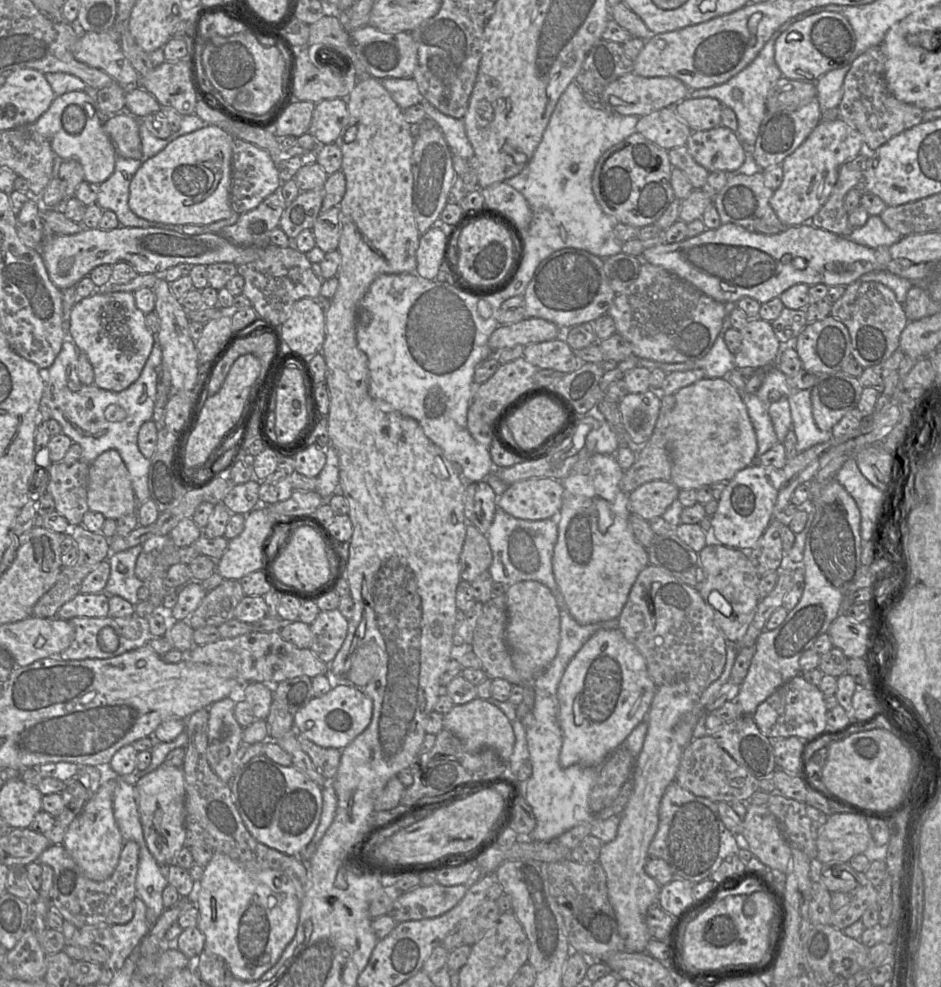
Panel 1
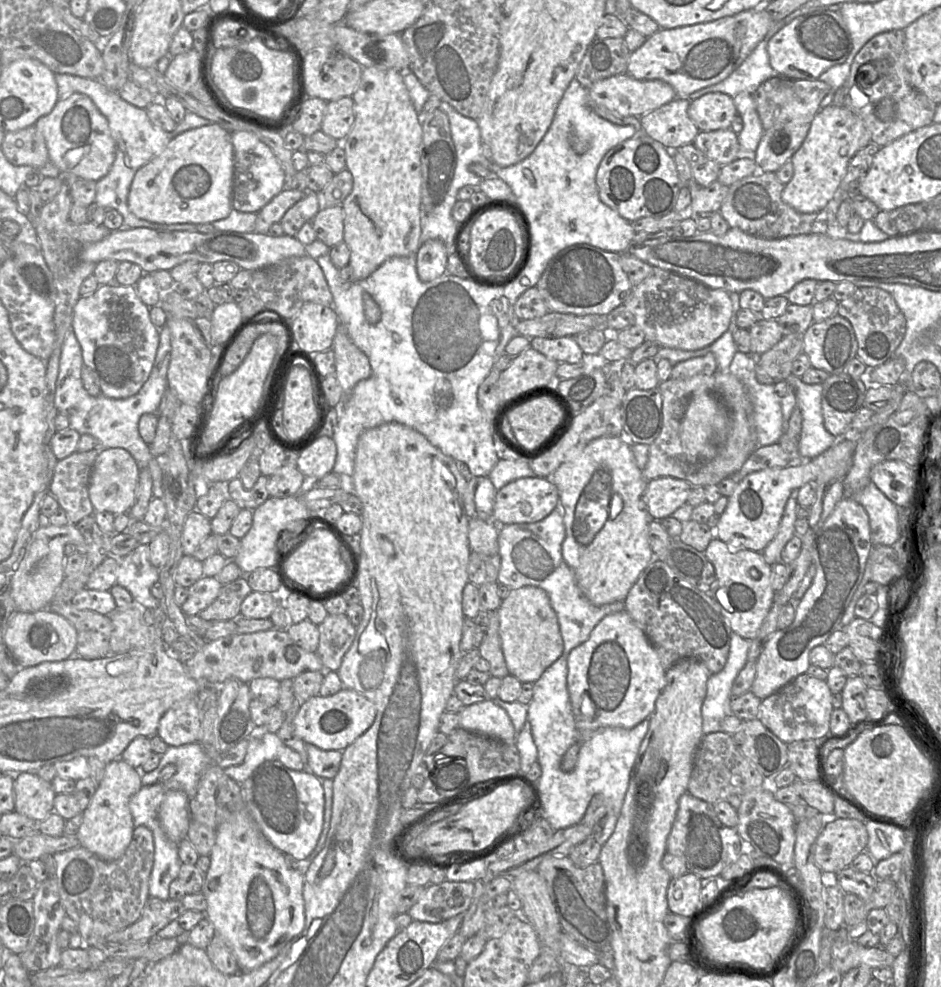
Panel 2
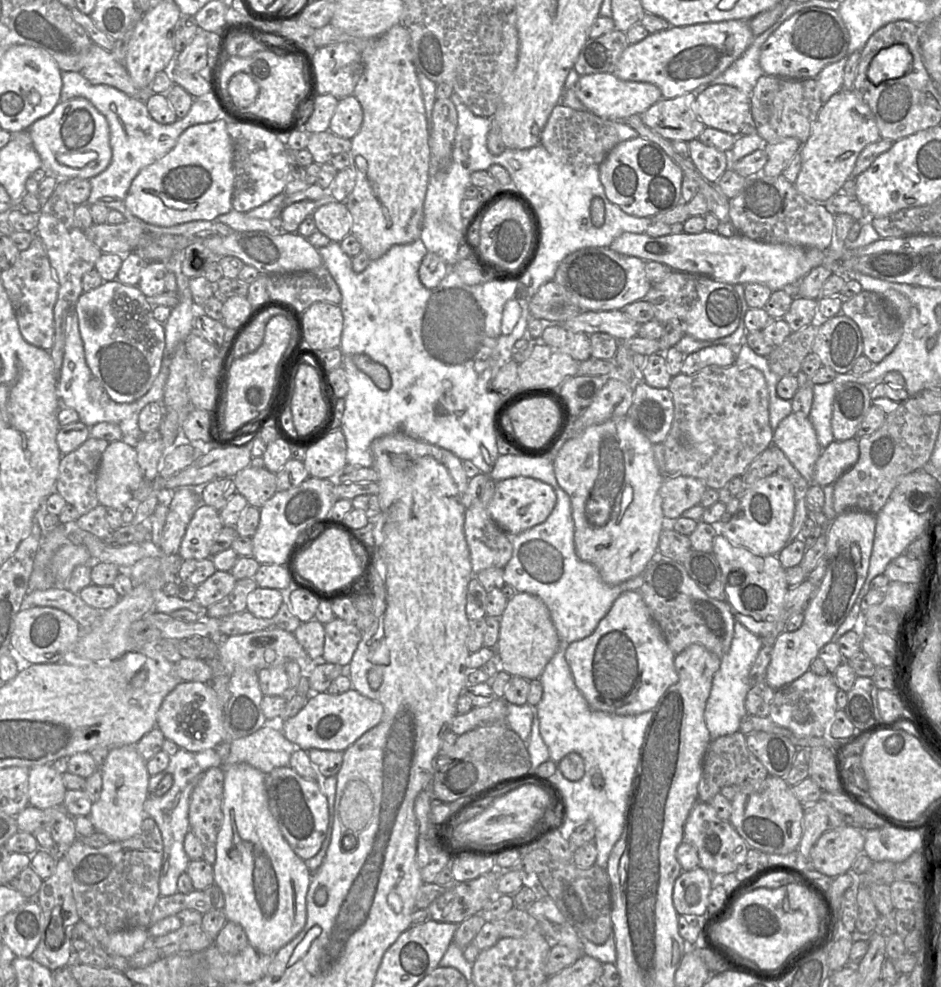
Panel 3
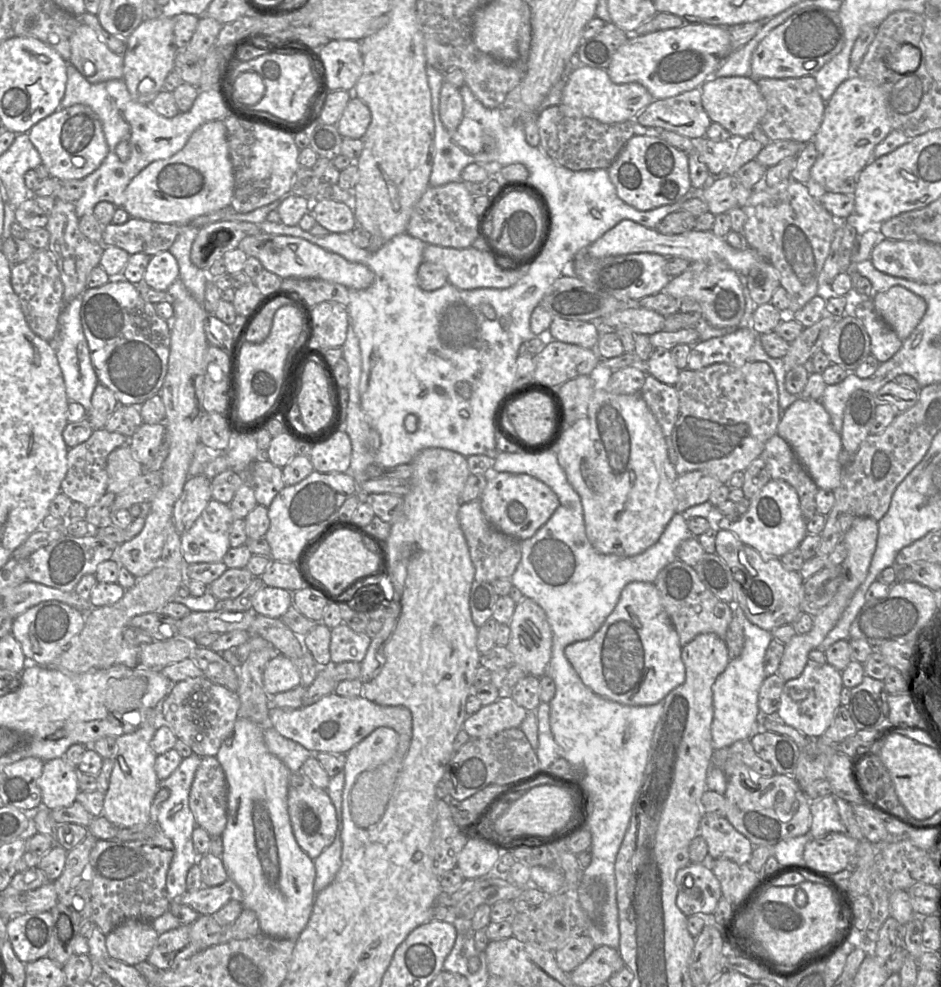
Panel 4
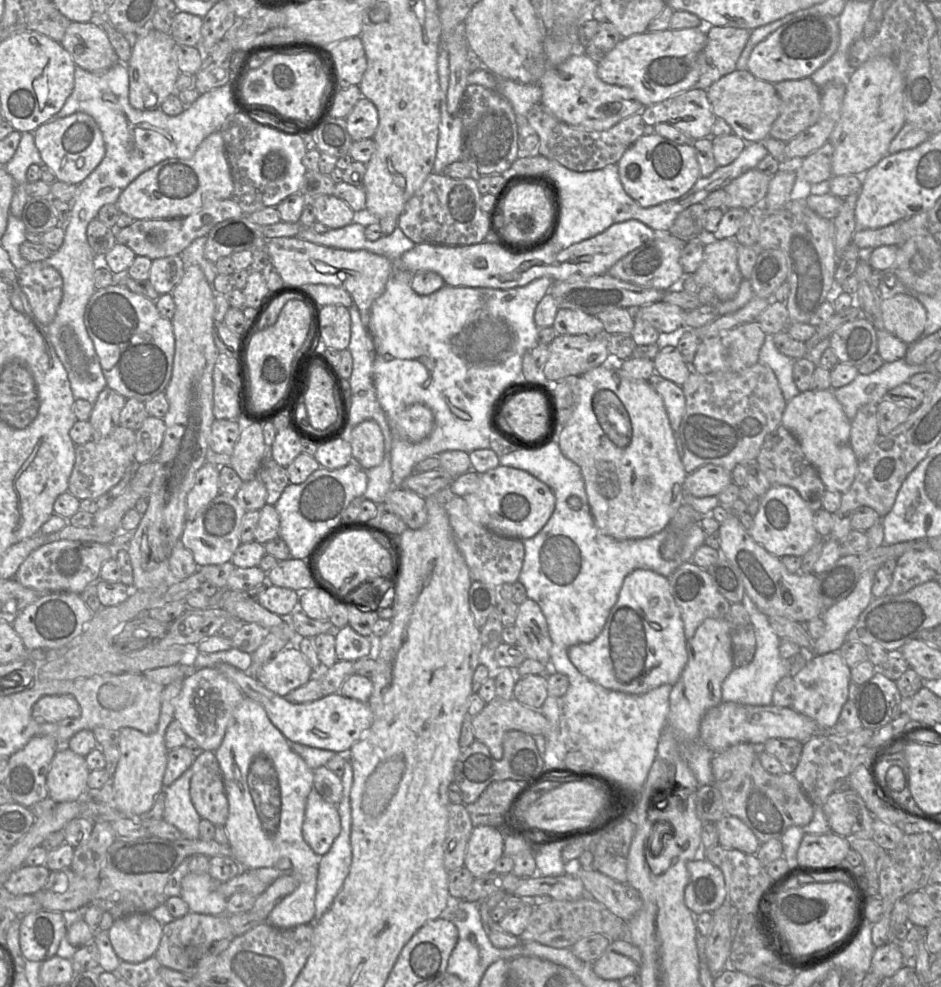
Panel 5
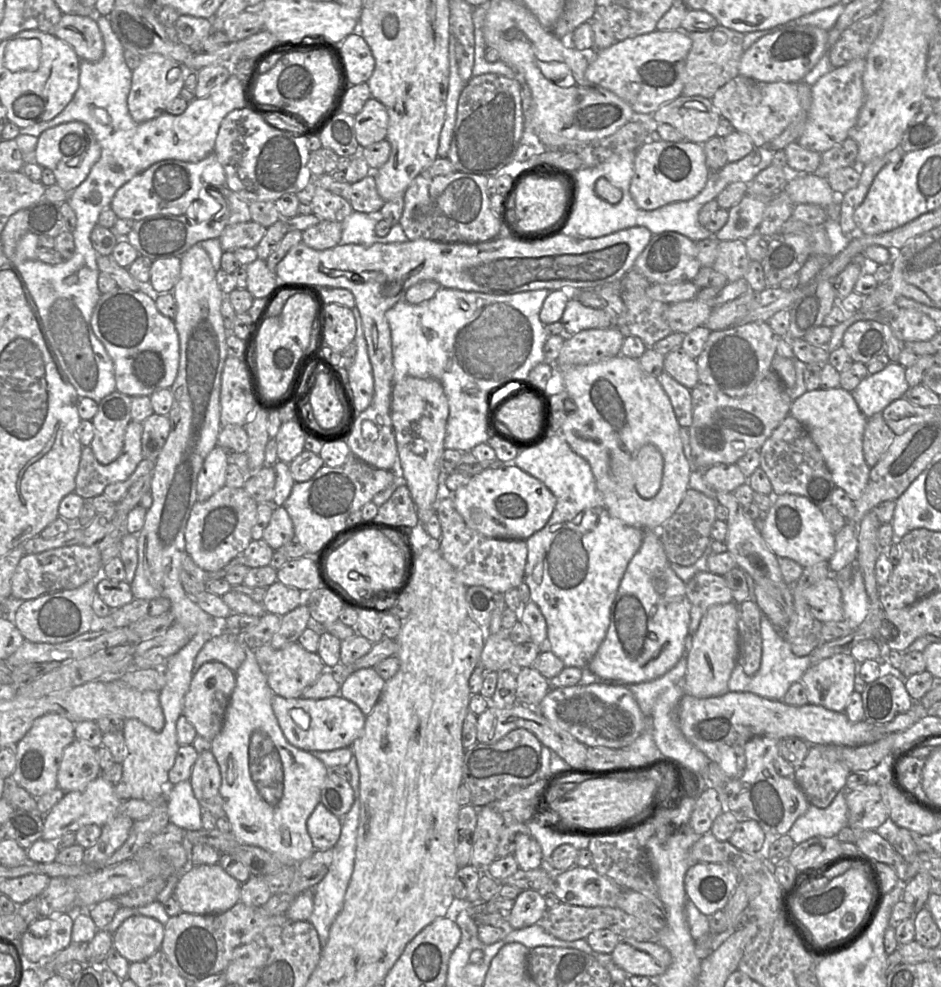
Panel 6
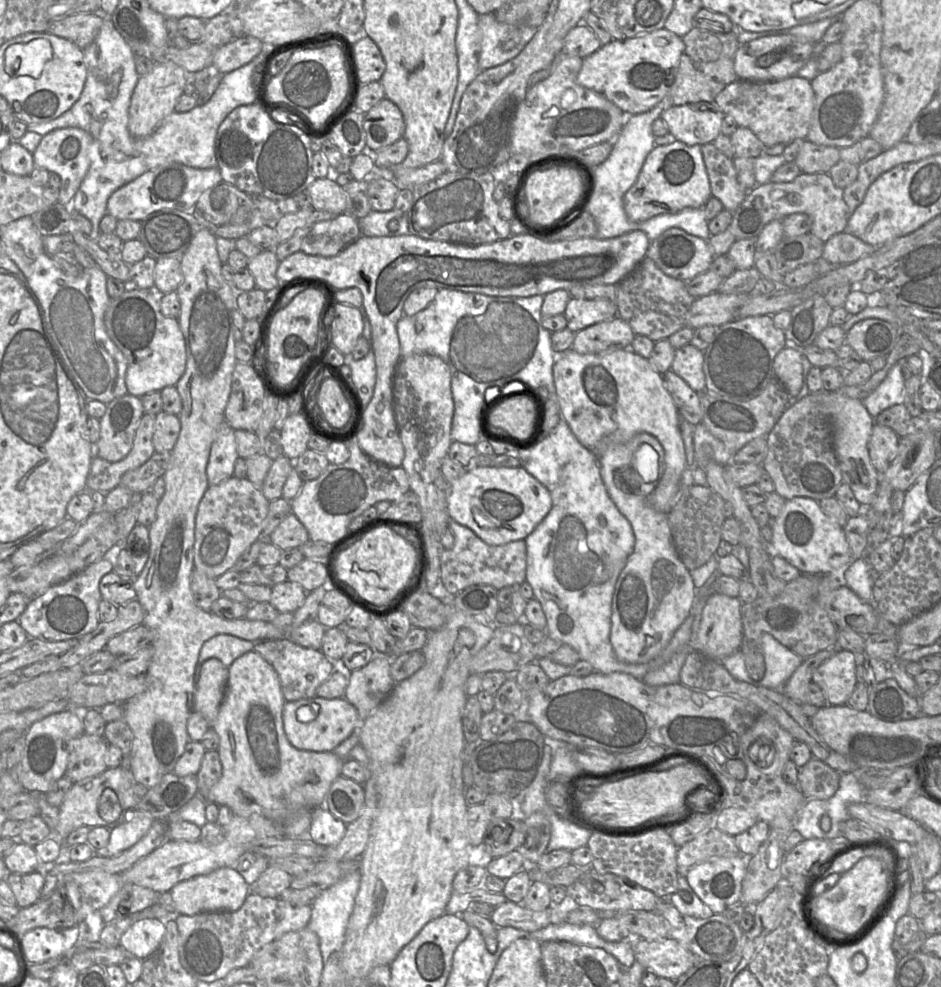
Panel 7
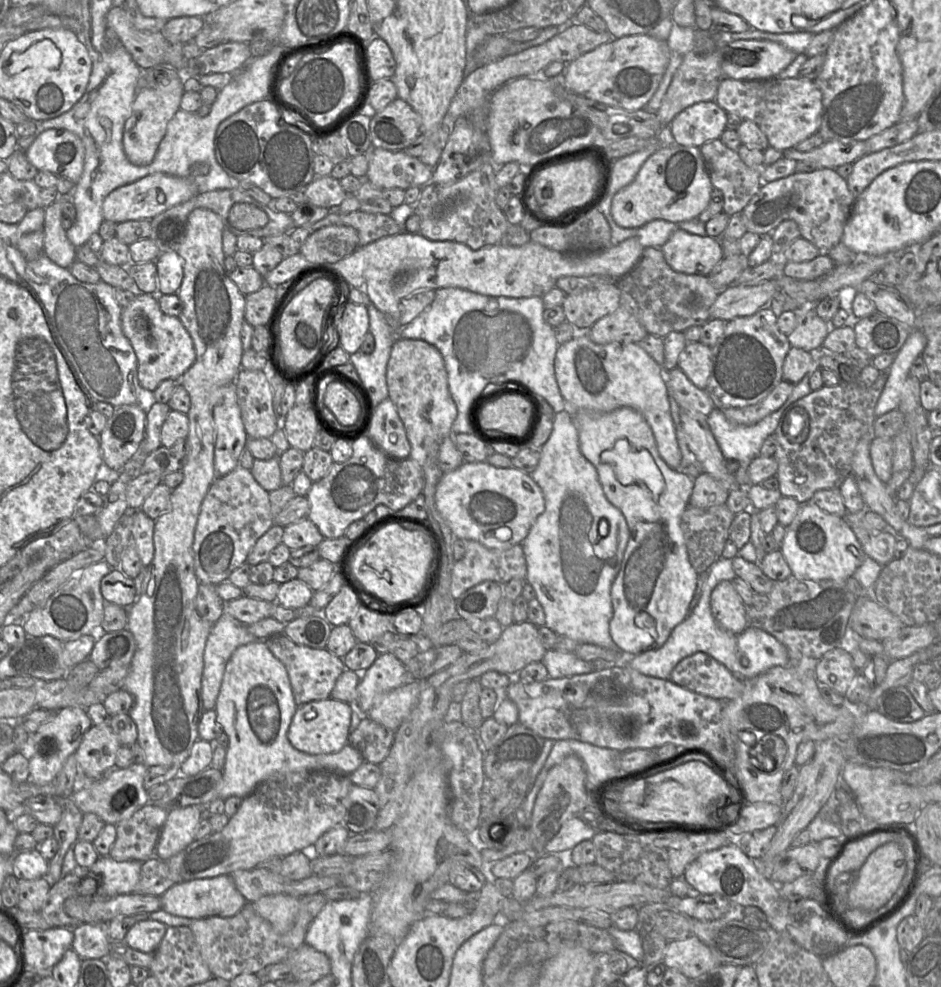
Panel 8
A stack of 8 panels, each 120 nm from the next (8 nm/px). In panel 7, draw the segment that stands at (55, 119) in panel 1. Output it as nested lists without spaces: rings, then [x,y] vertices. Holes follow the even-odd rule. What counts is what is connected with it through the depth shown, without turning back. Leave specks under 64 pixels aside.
[[[76,127],[60,128],[44,135],[33,153],[35,167],[46,169],[48,172],[54,172],[60,176],[61,186],[57,201],[64,206],[71,205],[77,190],[89,170],[90,144],[91,135],[88,132]]]

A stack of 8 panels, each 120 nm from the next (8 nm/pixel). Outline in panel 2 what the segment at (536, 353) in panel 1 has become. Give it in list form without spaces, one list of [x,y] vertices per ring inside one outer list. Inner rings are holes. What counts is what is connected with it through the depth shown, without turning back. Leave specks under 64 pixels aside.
[[[571,336],[535,337],[531,339],[530,347],[557,363],[575,364],[581,362],[585,356],[575,338]]]

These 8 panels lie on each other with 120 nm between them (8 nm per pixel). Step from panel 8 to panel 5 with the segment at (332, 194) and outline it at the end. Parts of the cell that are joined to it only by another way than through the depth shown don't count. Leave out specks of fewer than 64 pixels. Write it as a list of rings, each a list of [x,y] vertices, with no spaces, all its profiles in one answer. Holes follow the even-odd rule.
[[[319,195],[311,200],[315,219],[328,229],[338,229],[353,223],[354,211],[334,195]]]

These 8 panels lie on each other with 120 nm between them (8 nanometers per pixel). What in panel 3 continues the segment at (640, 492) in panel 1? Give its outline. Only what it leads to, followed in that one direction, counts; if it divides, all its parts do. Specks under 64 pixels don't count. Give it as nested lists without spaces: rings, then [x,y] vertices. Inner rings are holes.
[[[665,477],[660,488],[665,519],[676,520],[686,510],[699,505],[707,488],[702,480],[695,477]]]

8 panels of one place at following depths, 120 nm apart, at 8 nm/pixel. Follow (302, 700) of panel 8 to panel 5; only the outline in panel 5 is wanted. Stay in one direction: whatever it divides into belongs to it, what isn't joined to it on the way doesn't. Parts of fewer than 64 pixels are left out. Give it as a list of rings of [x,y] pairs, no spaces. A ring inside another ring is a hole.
[[[289,645],[264,664],[255,678],[268,690],[286,696],[314,676],[306,657],[296,645]]]

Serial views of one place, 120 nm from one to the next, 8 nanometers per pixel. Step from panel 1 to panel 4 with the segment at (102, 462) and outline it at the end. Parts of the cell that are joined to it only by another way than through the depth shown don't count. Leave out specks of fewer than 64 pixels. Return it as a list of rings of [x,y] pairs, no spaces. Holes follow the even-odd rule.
[[[129,444],[114,449],[107,458],[107,492],[112,492],[116,495],[121,493],[144,470]]]

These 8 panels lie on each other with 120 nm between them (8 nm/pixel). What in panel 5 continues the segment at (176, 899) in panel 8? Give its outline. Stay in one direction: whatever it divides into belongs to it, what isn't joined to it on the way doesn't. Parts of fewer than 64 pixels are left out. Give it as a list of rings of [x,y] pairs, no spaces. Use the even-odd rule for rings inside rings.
[[[189,872],[181,881],[180,897],[187,903],[191,912],[225,914],[227,899],[218,893],[220,883],[222,882],[213,879],[208,873]]]

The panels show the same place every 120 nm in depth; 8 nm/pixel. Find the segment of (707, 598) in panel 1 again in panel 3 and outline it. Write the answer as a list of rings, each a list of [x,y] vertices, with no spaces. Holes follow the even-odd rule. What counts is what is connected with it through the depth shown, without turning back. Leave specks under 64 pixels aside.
[[[723,535],[714,539],[715,555],[725,584],[725,602],[736,621],[759,637],[769,635],[776,627],[783,612],[790,587],[786,580],[786,569],[776,555],[759,556],[738,547]]]

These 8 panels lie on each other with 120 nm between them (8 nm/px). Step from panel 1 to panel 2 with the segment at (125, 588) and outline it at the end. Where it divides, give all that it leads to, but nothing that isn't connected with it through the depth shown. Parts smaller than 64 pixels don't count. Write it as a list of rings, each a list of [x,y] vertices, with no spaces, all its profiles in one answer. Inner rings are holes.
[[[147,544],[138,545],[128,555],[118,558],[116,584],[126,588],[133,600],[149,609],[160,606],[160,600],[151,594],[151,587],[159,582],[159,569],[150,562]]]

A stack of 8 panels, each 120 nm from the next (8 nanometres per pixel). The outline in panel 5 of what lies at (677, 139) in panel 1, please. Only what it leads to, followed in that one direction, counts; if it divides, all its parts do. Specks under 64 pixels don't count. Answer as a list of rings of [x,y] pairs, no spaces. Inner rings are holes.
[[[695,87],[643,108],[641,117],[647,125],[667,124],[679,129],[692,140],[712,138],[712,127],[717,119],[712,111],[706,91]]]

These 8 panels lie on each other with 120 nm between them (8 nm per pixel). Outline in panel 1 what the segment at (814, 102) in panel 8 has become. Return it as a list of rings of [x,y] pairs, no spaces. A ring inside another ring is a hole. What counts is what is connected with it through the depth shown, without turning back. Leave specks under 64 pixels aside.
[[[689,96],[678,102],[675,110],[693,131],[710,130],[722,125],[723,104],[716,98]]]

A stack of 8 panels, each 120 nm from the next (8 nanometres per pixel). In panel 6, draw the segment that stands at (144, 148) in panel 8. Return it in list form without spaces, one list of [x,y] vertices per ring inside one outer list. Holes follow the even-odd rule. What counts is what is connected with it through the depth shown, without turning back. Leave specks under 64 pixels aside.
[[[159,53],[142,55],[139,66],[135,70],[133,70],[132,85],[127,100],[128,109],[133,120],[138,123],[146,122],[166,112],[169,104],[180,95],[180,91],[184,87],[185,79],[190,74],[190,72],[197,71],[189,70],[184,64],[179,63],[178,61],[175,61],[168,56],[164,56]],[[174,68],[179,68],[180,74],[175,81],[169,81],[167,78],[168,72],[169,70]]]

